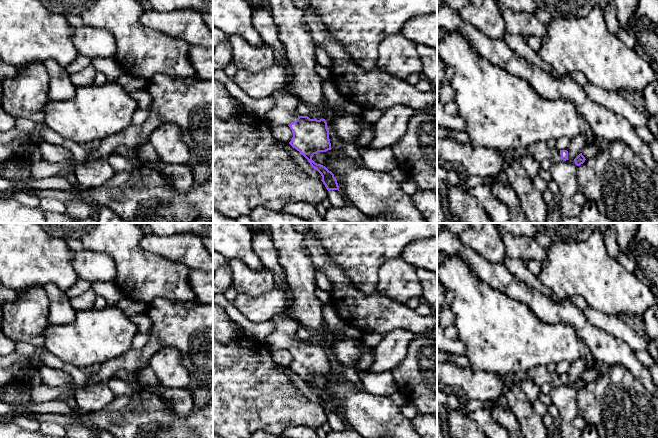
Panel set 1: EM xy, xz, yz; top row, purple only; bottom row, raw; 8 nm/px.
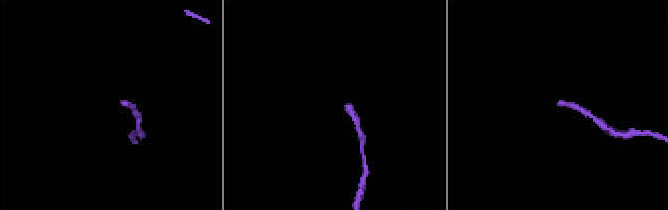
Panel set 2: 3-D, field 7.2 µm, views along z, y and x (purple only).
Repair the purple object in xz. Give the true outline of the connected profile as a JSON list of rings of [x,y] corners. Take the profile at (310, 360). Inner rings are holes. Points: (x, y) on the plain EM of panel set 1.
[[[286,313],[274,316],[272,321],[275,328],[266,336],[263,344],[267,346],[271,353],[280,349],[288,349],[293,357],[289,368],[299,375],[310,389],[321,398],[321,405],[328,415],[340,415],[334,398],[325,390],[312,384],[314,378],[332,373],[326,344],[299,340],[297,330],[300,325],[289,318]]]

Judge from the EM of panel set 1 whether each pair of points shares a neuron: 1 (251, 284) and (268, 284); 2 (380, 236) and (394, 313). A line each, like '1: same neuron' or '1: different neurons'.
1: same neuron
2: different neurons

